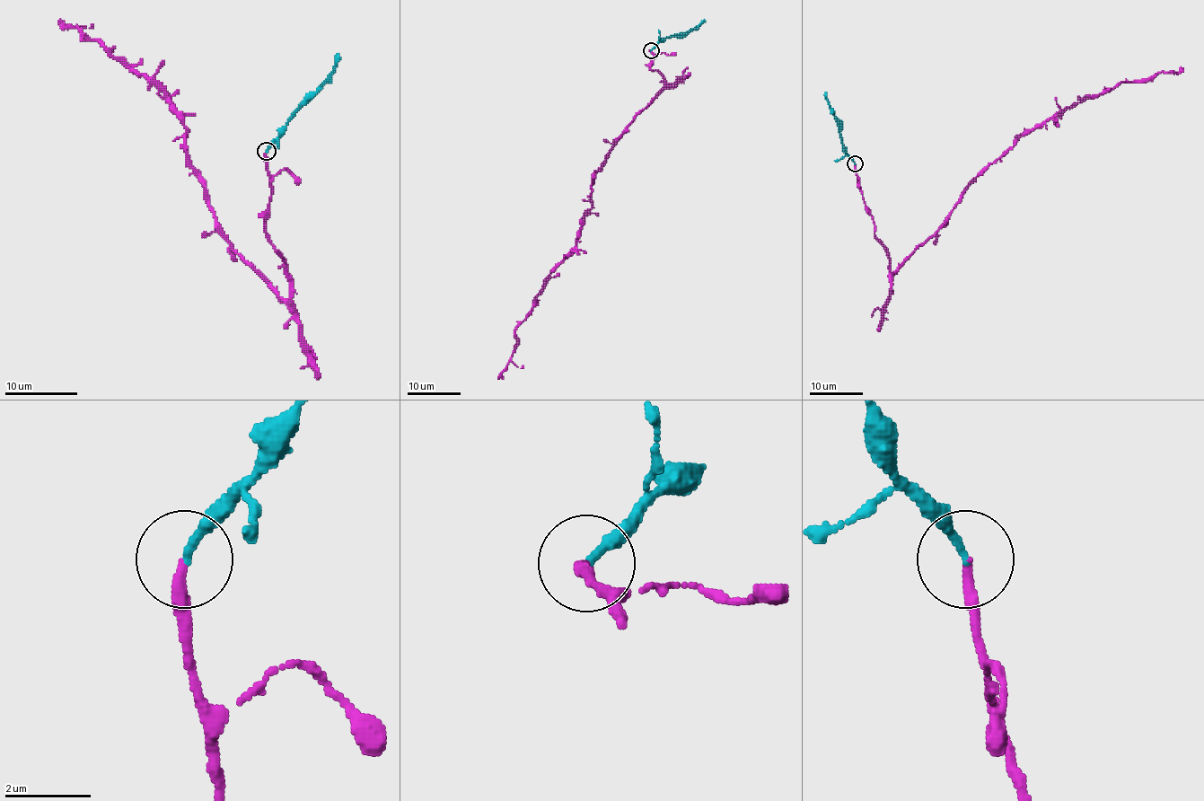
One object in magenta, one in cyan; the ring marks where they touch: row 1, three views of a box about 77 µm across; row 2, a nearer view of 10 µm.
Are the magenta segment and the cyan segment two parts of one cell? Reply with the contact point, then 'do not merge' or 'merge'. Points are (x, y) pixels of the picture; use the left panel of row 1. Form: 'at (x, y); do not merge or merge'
at (266, 151); merge

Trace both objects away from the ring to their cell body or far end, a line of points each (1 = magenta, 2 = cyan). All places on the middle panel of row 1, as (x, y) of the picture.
1: (650, 49), (650, 67), (668, 84), (595, 172), (574, 250), (515, 330), (516, 348), (497, 379)
2: (650, 49), (665, 38), (685, 35), (704, 21)

